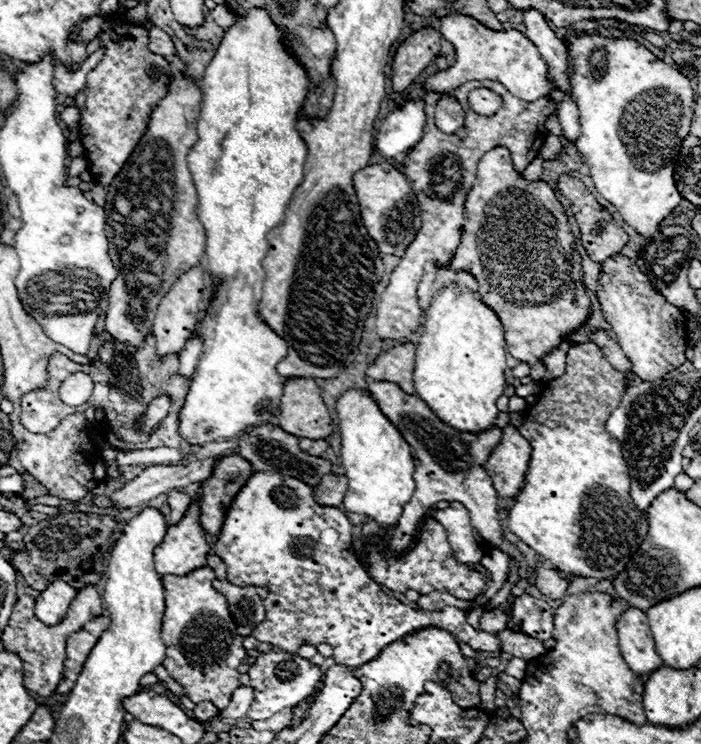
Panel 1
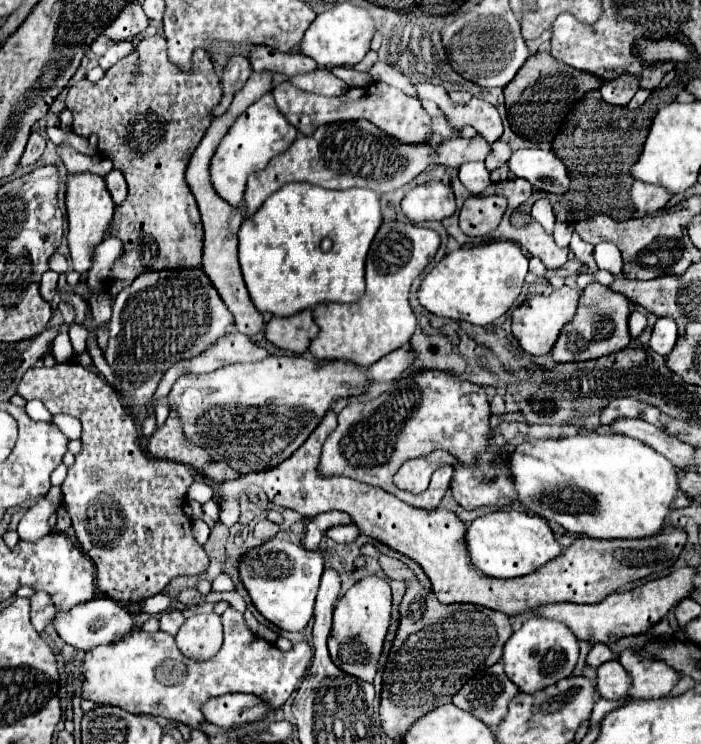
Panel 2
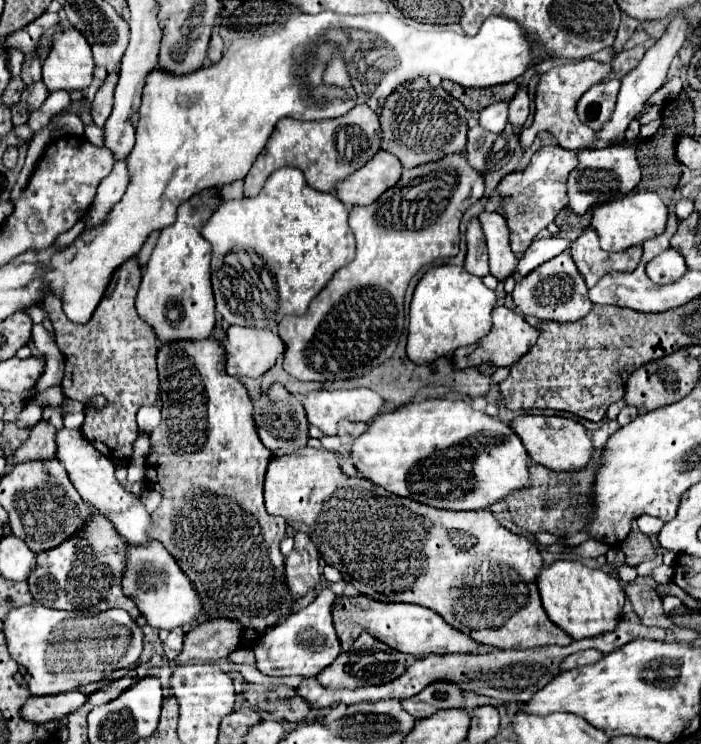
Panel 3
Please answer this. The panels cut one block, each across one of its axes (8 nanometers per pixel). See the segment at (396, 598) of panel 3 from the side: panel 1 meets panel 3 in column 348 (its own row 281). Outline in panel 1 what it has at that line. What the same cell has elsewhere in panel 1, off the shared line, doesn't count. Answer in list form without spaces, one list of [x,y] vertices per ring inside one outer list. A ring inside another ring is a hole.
[[[502,146],[492,148],[480,158],[478,180],[464,204],[464,216],[466,220],[460,246],[450,264],[456,270],[466,270],[476,276],[480,298],[496,312],[504,326],[508,352],[530,366],[532,380],[542,380],[546,374],[544,354],[556,350],[562,338],[568,340],[568,334],[588,320],[592,308],[582,282],[582,256],[576,250],[568,216],[546,182],[526,180],[514,170],[512,154]]]

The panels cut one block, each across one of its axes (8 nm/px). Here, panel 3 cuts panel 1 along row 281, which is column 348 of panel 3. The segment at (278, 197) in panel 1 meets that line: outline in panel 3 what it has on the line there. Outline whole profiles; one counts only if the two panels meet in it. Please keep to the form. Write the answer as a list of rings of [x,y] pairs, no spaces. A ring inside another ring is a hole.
[[[280,168],[258,196],[224,200],[204,224],[202,236],[212,244],[212,288],[216,312],[228,322],[250,328],[276,330],[286,314],[304,314],[312,298],[328,284],[332,274],[354,258],[354,238],[348,226],[348,208],[334,196],[310,188],[300,168]]]

